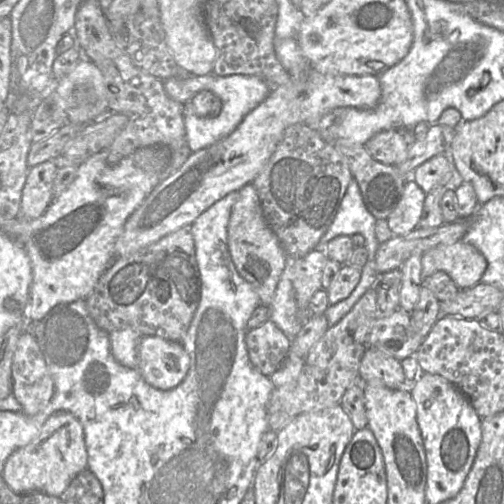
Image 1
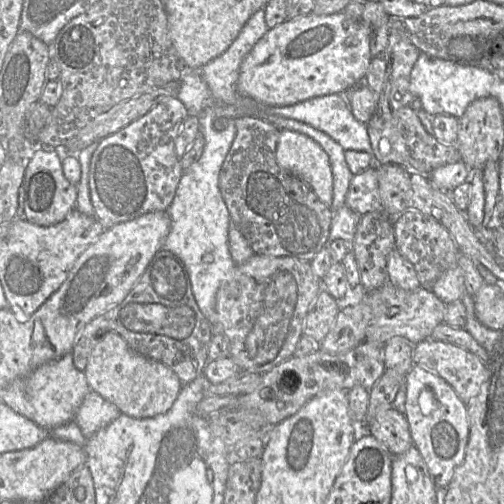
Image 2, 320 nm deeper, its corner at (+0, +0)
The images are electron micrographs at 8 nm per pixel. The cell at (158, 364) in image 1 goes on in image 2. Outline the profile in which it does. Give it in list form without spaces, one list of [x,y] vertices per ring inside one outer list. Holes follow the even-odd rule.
[[[115,331],[106,332],[102,340],[93,347],[84,373],[92,391],[114,404],[121,413],[138,419],[151,418],[168,412],[183,387],[183,383],[172,369],[161,362],[137,353]]]

